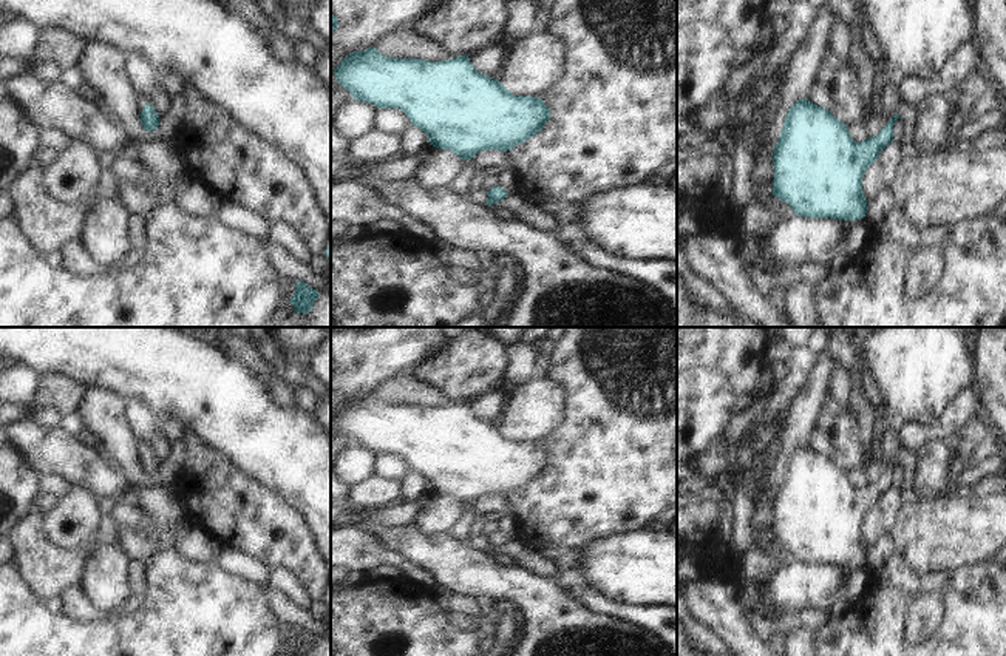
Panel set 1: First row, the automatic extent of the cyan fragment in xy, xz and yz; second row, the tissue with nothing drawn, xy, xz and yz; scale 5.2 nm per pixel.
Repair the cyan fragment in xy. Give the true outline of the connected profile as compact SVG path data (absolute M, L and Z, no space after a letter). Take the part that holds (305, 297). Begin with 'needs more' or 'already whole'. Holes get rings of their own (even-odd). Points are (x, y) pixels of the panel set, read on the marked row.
already whole; M295 281L297 289L289 303L294 306L297 313L309 313L315 299L318 298L318 290L312 289L303 281Z

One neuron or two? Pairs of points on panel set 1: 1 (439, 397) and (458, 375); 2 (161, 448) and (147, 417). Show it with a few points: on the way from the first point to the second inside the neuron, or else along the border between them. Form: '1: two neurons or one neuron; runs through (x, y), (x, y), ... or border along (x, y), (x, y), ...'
1: two neurons; border along (414, 374), (439, 386), (456, 402)
2: one neuron; runs through (155, 440), (147, 431), (147, 425)

